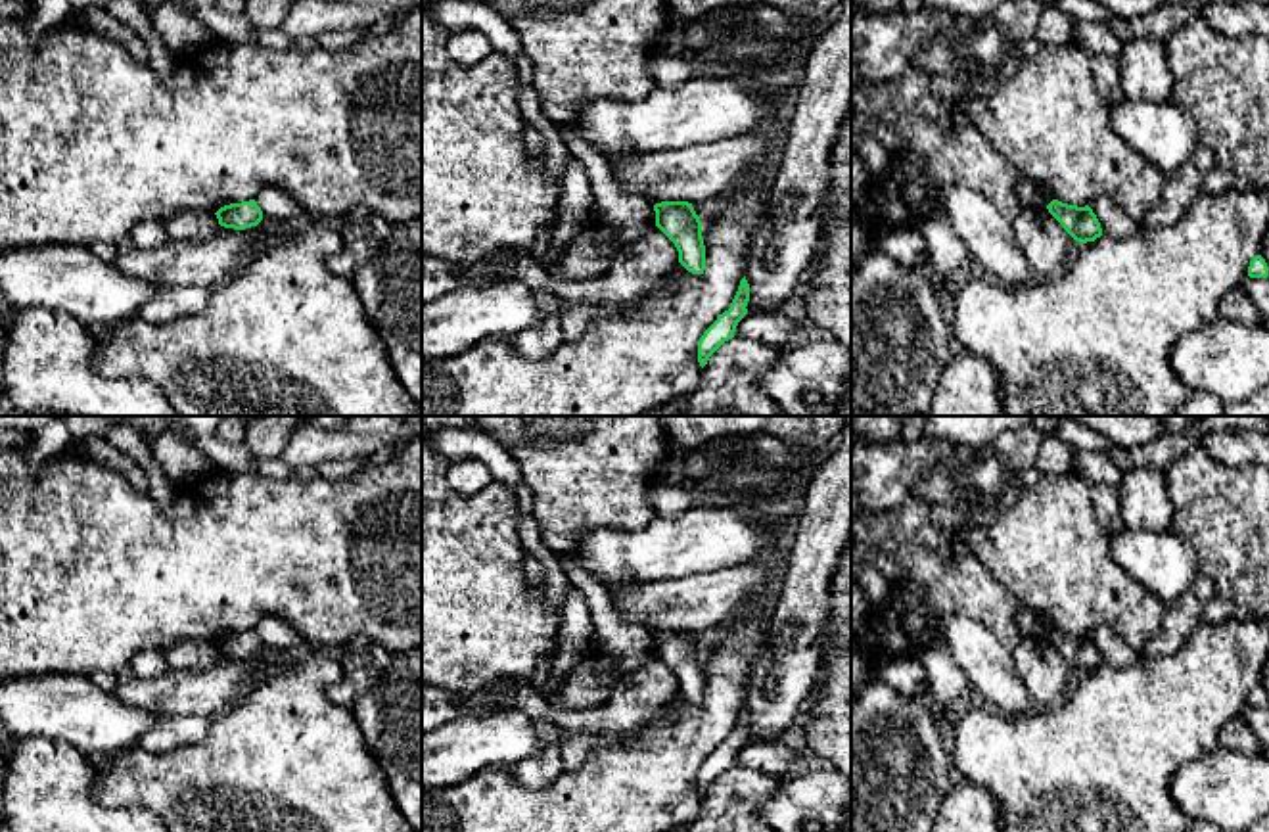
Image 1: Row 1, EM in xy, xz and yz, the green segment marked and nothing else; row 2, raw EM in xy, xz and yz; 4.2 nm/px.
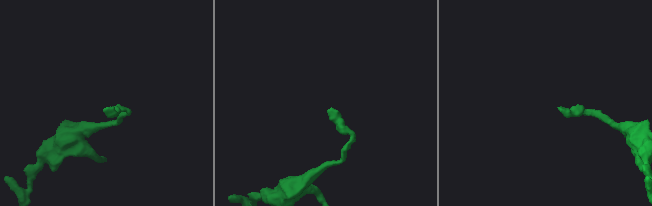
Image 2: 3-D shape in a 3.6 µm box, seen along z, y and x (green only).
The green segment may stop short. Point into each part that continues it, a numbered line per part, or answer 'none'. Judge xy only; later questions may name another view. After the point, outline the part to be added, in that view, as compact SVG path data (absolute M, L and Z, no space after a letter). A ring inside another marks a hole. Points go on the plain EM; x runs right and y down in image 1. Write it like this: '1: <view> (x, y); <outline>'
none

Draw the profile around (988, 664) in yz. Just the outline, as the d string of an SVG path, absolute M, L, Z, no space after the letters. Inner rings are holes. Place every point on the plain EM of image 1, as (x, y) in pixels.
M962 613L943 619L943 640L970 686L1006 717L1033 707L1012 652L983 623Z

